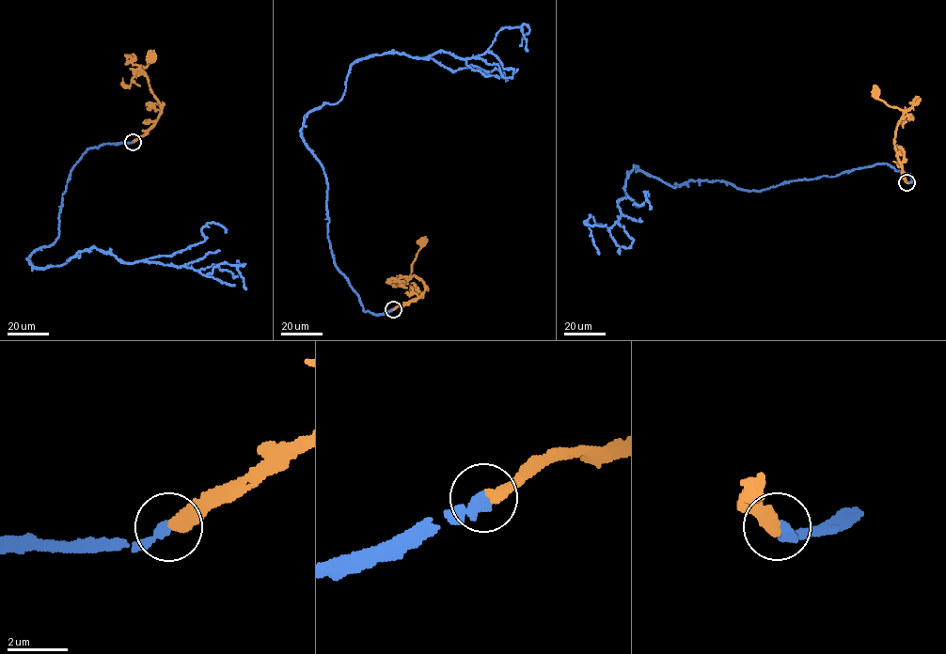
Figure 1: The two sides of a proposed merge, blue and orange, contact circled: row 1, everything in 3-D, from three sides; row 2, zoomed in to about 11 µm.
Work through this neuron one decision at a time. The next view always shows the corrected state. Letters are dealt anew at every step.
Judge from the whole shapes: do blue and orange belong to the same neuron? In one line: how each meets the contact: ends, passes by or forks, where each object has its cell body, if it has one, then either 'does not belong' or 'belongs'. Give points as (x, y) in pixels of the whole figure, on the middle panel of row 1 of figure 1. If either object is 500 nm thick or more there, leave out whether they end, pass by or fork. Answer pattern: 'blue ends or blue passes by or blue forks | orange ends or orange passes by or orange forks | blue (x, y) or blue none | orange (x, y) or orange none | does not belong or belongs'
blue ends | orange ends | blue none | orange (421, 242) | belongs

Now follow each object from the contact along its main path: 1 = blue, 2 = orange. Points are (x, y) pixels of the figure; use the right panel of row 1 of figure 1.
1: (906, 182), (884, 163), (760, 191), (718, 180), (674, 188), (633, 166), (618, 222), (587, 221), (599, 254)
2: (906, 182), (894, 144), (899, 120), (908, 110), (891, 107), (875, 93)

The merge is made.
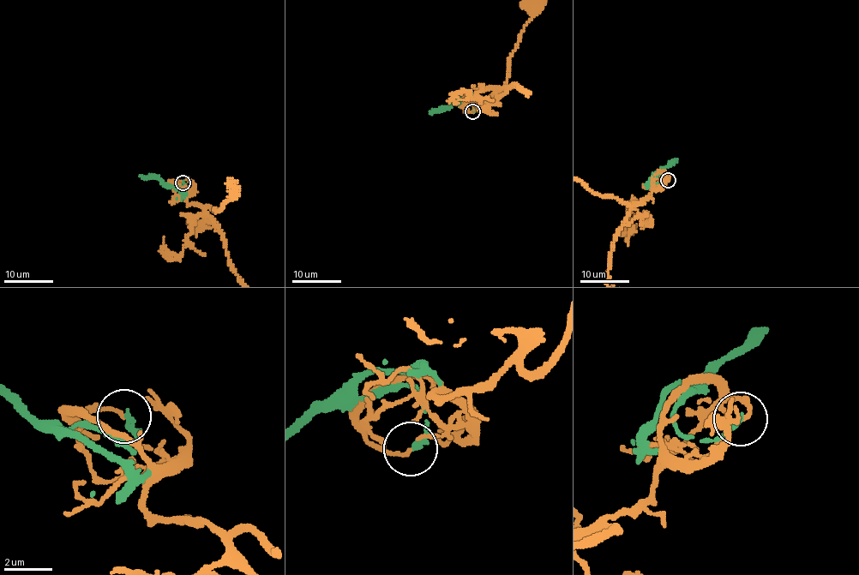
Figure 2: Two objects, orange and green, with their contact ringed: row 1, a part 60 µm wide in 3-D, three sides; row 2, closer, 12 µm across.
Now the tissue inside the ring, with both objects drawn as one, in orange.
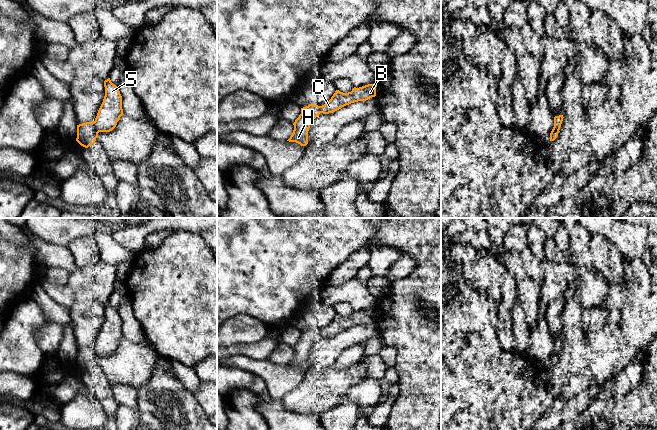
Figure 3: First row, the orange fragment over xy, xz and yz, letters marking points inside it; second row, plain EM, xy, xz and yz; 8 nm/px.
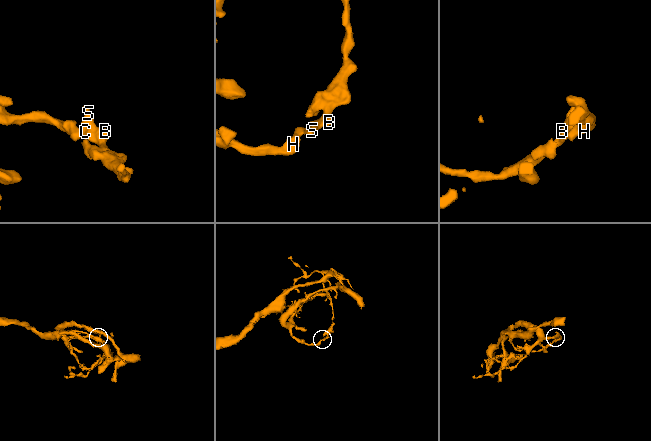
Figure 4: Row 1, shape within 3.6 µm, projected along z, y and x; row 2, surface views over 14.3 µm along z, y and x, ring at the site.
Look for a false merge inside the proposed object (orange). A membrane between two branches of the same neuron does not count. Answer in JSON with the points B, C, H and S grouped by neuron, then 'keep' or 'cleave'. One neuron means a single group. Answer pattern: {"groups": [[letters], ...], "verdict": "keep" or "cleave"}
{"groups": [["B", "C", "S"], ["H"]], "verdict": "cleave"}

